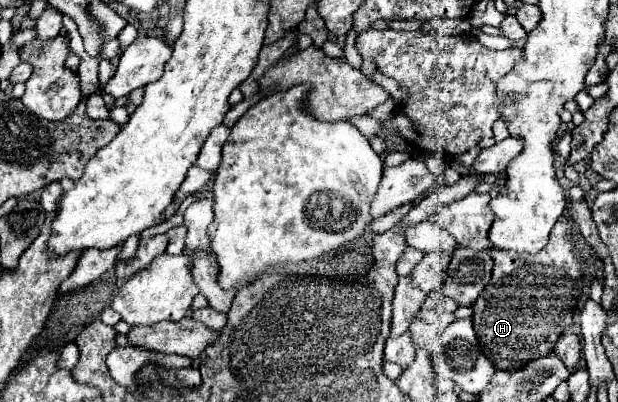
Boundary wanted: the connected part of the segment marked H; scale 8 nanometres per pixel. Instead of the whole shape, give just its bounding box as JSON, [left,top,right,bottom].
[472,215,590,371]

